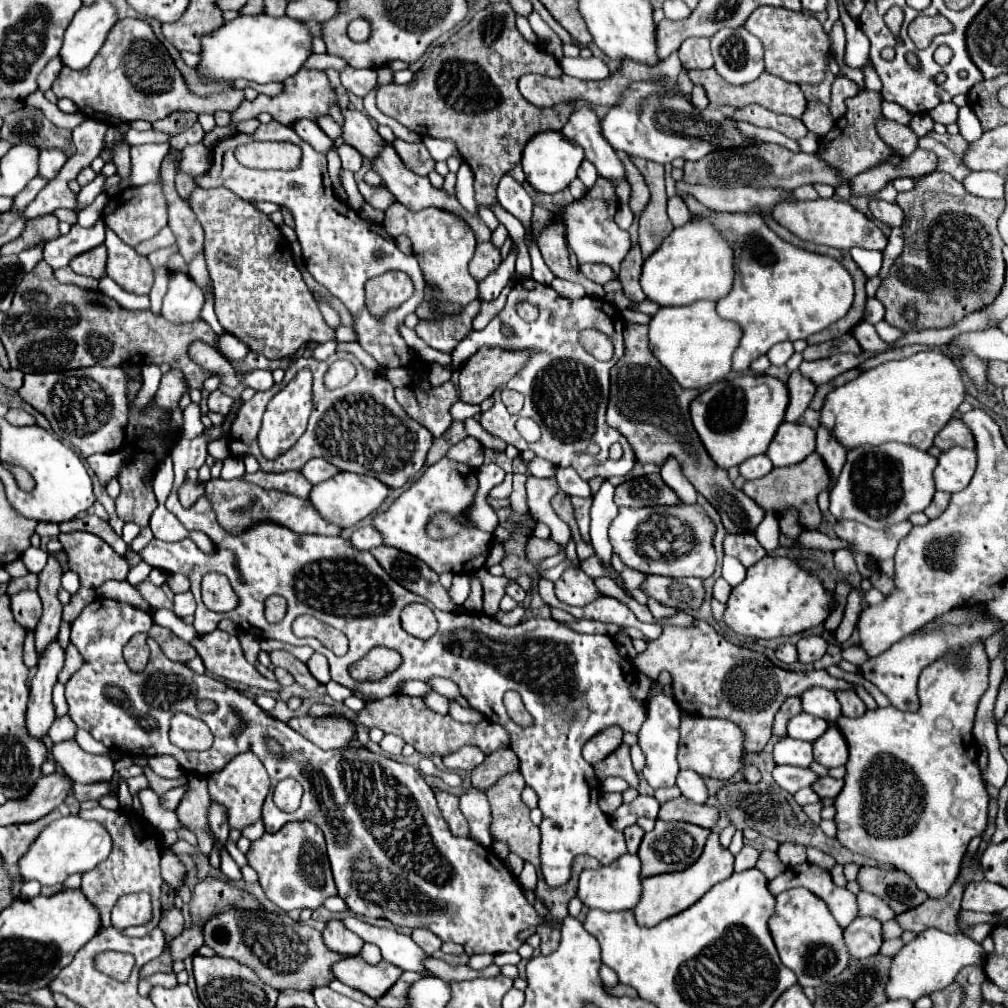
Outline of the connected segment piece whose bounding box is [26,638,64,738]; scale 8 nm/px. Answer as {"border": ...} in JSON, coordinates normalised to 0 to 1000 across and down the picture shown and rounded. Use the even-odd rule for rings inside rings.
{"border":[[[56,633],[56,639],[50,639],[38,655],[38,667],[32,673],[30,696],[26,706],[28,726],[36,732],[42,732],[52,716],[56,714],[52,698],[52,683],[58,677],[58,669],[63,663],[63,645]]]}

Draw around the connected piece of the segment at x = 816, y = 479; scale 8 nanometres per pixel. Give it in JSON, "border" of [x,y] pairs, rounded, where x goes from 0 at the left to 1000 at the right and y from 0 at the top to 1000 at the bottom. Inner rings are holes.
{"border":[[[806,448],[794,460],[780,462],[780,464],[768,464],[758,474],[742,476],[738,480],[738,484],[736,484],[736,488],[740,492],[744,492],[758,506],[774,508],[774,506],[778,506],[782,502],[790,502],[798,512],[796,520],[800,520],[800,524],[810,524],[813,520],[813,504],[810,500],[810,494],[812,494],[812,490],[815,486],[821,486],[823,482],[825,482],[823,468],[819,468],[819,460],[815,460],[815,452],[812,452],[812,448]]]}

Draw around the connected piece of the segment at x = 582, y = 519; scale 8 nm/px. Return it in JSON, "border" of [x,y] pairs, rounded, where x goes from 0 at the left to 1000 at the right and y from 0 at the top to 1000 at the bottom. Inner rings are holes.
{"border":[[[567,494],[567,502],[569,502],[571,518],[575,522],[575,530],[583,538],[585,536],[583,524],[585,524],[585,502],[587,502],[587,494]]]}

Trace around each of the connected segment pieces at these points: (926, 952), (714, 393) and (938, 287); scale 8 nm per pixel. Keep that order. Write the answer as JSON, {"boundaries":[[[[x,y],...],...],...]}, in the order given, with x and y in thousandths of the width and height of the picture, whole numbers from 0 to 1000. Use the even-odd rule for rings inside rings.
{"boundaries":[[[[921,921],[921,923],[913,925],[909,933],[899,937],[887,948],[879,986],[883,992],[901,990],[907,994],[913,988],[921,988],[929,982],[938,980],[940,976],[944,976],[954,958],[964,958],[964,956],[974,958],[976,952],[978,952],[976,940],[972,937],[964,935],[962,931],[950,931],[950,929],[938,927],[938,925],[929,923],[929,921]]],[[[738,371],[728,377],[710,379],[698,387],[685,401],[685,413],[708,458],[714,464],[724,464],[760,448],[772,423],[778,419],[780,401],[782,389],[778,379],[762,371]]],[[[931,171],[911,177],[909,185],[903,190],[891,192],[889,200],[897,208],[897,248],[883,264],[881,276],[877,276],[869,290],[869,296],[879,306],[877,317],[883,323],[893,325],[895,329],[933,325],[950,319],[954,313],[968,310],[976,302],[984,302],[996,282],[996,240],[988,226],[988,220],[996,210],[996,198],[978,198],[964,194],[942,173]],[[899,304],[909,306],[909,319],[895,319],[895,306]]]]}

